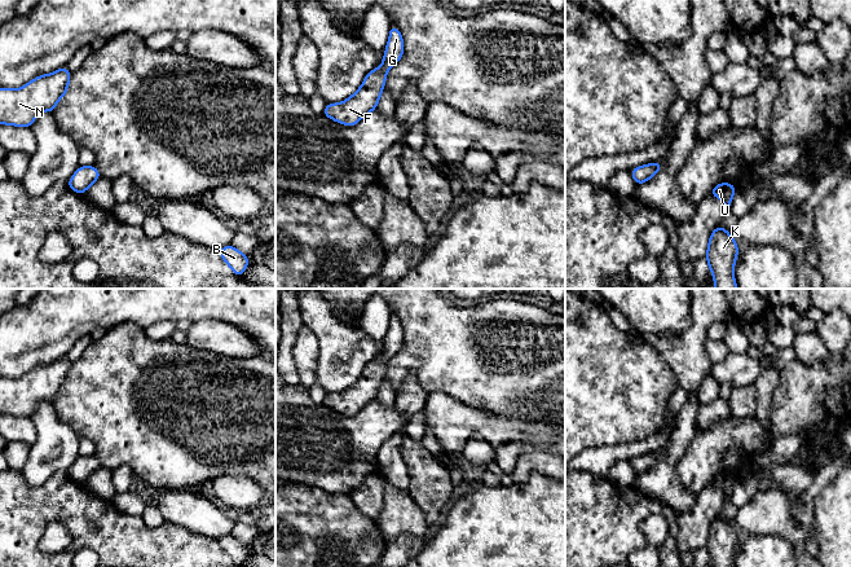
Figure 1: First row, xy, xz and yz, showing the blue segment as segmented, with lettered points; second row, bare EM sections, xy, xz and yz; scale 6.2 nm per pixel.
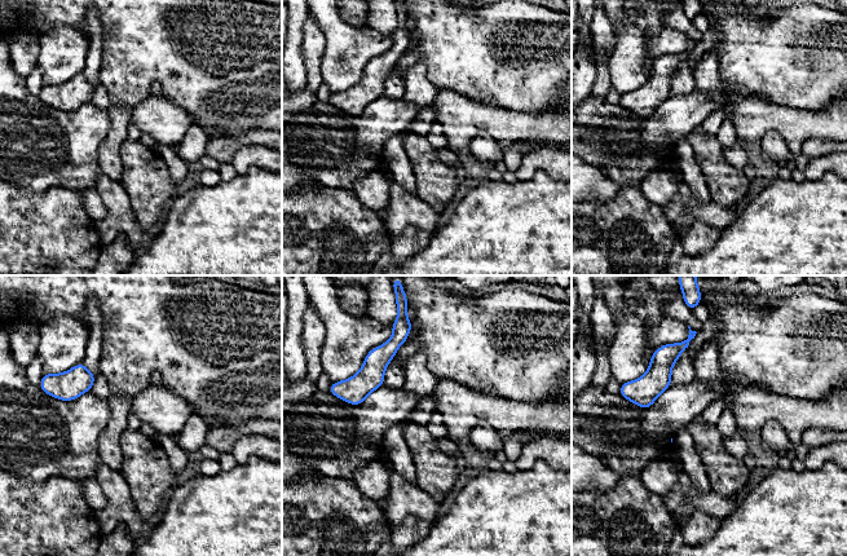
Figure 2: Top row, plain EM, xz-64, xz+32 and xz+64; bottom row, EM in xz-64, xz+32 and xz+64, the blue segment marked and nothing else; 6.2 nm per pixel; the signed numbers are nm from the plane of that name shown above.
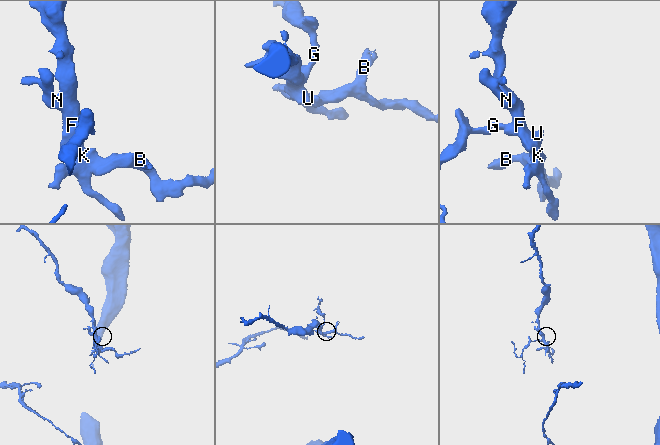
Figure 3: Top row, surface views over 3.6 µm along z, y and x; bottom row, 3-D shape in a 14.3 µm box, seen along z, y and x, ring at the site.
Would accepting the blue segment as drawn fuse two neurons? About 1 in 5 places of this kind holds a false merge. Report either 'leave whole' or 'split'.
leave whole

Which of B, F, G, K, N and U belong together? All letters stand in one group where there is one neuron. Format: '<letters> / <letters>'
B F G K N U

